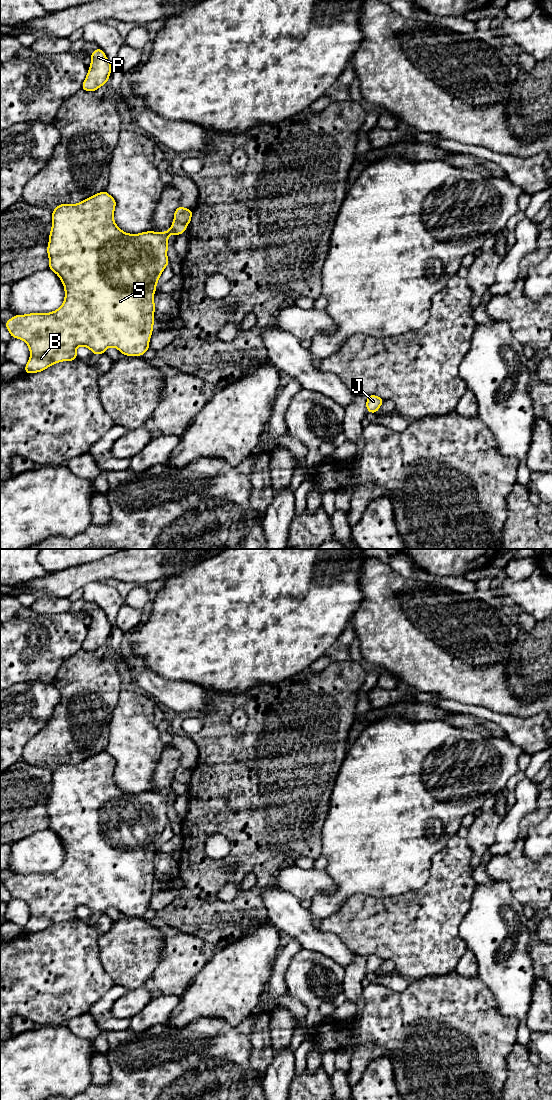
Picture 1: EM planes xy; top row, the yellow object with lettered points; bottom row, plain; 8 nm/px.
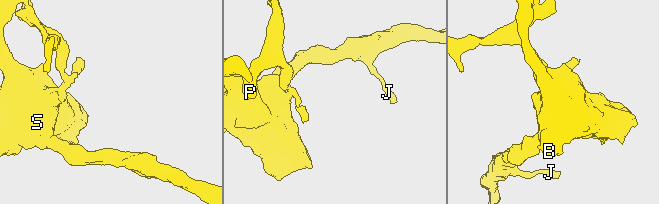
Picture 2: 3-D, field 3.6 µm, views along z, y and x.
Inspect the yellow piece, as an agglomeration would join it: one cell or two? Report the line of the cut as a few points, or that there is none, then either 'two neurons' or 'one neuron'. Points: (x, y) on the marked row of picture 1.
xy (174, 220), (185, 225) | two neurons

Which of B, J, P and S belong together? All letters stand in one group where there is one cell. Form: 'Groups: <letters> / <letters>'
Groups: B J S / P

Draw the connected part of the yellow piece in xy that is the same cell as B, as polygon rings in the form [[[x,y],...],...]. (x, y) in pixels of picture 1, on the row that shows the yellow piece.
[[[105,190],[97,193],[94,196],[81,201],[78,204],[61,204],[58,205],[52,212],[52,229],[49,235],[49,243],[47,253],[49,256],[49,269],[55,272],[61,279],[64,290],[65,299],[62,306],[51,313],[31,313],[25,315],[15,315],[13,318],[5,322],[5,325],[10,332],[12,338],[22,339],[26,342],[30,349],[30,359],[25,366],[25,374],[37,373],[46,368],[62,361],[73,361],[77,357],[76,348],[79,346],[86,346],[95,355],[105,353],[108,347],[117,348],[122,354],[126,356],[142,356],[149,349],[149,340],[152,335],[154,324],[155,303],[153,301],[156,285],[161,273],[169,264],[167,258],[168,250],[168,236],[172,234],[180,235],[186,231],[186,225],[174,221],[171,228],[166,232],[141,232],[140,234],[124,233],[114,222],[114,209],[116,207],[115,199],[110,196]]]

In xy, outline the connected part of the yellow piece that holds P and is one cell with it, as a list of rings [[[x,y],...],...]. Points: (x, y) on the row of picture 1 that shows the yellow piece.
[[[100,48],[92,52],[91,58],[89,71],[82,84],[82,89],[85,91],[96,91],[99,87],[106,84],[112,68],[112,64]]]

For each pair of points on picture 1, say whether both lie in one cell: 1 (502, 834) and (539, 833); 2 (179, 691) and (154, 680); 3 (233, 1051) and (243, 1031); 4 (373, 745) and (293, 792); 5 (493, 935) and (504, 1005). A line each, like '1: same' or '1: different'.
1: different
2: same
3: same
4: different
5: same

